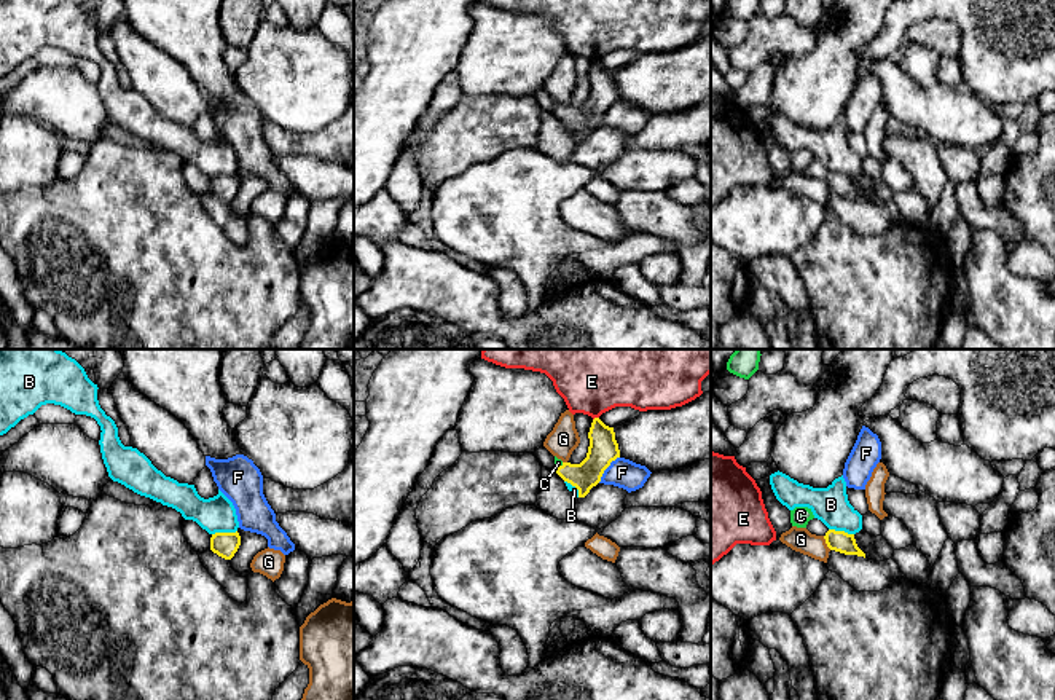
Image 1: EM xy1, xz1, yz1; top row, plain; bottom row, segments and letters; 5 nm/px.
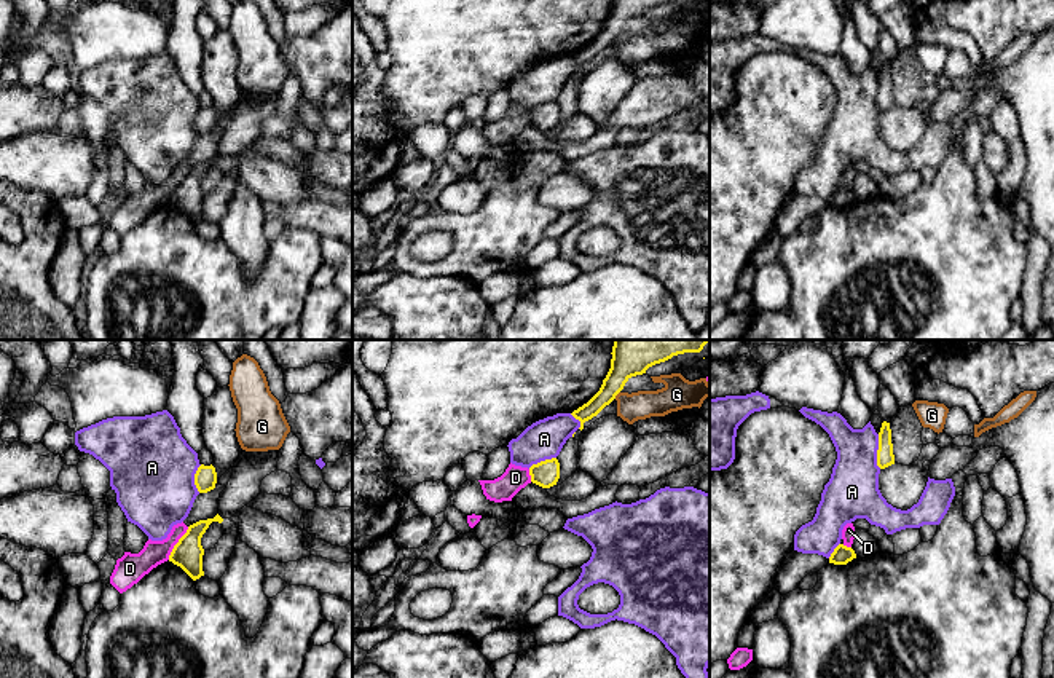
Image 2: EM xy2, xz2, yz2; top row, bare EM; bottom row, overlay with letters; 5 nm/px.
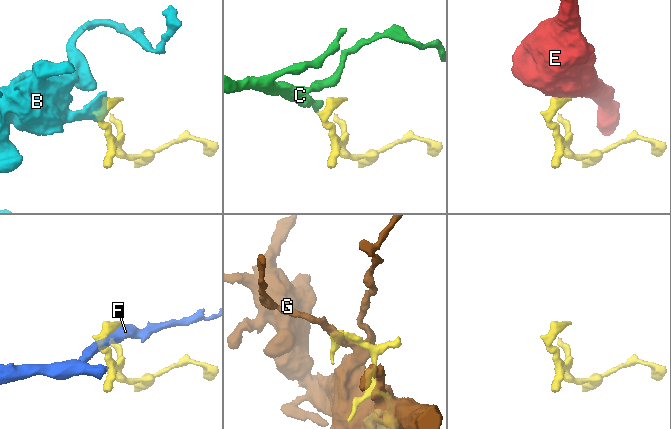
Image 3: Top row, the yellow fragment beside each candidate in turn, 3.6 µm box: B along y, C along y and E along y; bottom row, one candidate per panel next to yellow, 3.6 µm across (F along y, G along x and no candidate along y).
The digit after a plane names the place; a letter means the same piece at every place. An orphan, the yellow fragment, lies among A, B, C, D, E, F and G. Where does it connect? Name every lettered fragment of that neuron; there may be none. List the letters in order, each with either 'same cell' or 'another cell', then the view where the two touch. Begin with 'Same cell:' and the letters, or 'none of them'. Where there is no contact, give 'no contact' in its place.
Same cell: C
A: another cell; contact in yz2
B: another cell; contact in xy1
C: same cell; contact in xz1
D: another cell; contact in xy2
E: another cell; contact in xz1
F: another cell; contact in xz1
G: another cell; contact in yz1

